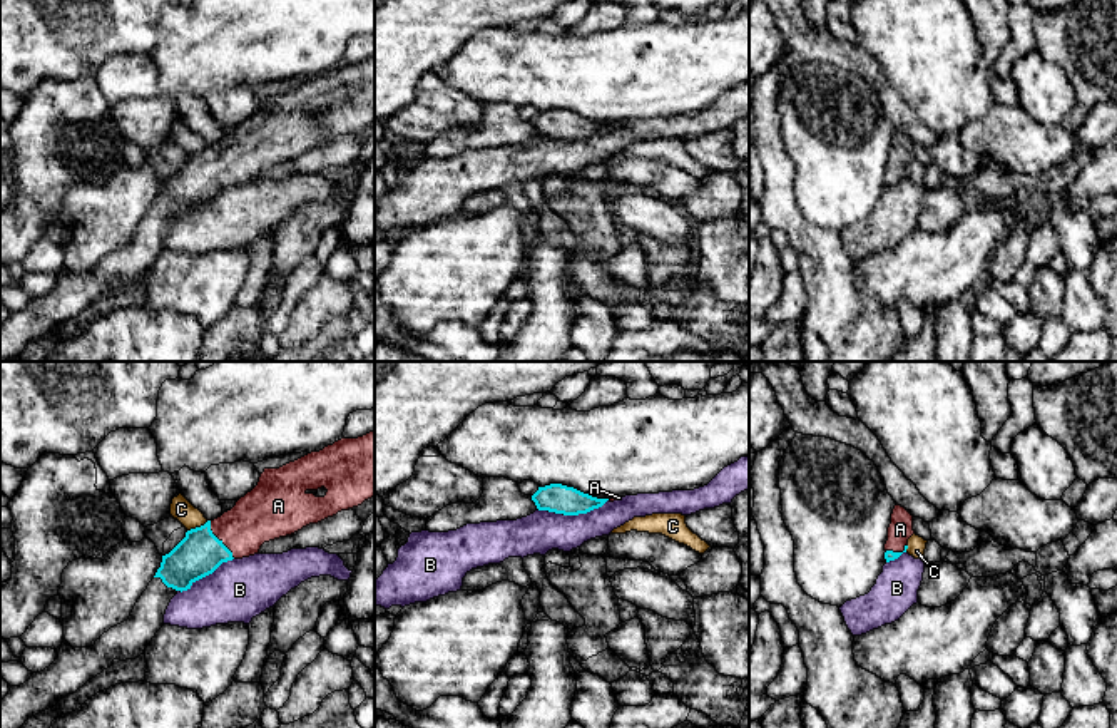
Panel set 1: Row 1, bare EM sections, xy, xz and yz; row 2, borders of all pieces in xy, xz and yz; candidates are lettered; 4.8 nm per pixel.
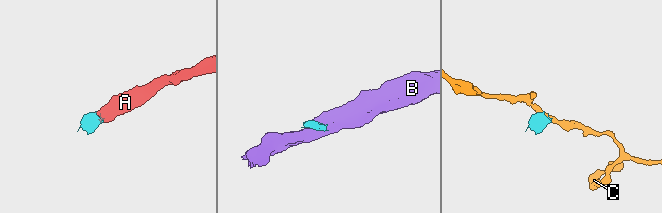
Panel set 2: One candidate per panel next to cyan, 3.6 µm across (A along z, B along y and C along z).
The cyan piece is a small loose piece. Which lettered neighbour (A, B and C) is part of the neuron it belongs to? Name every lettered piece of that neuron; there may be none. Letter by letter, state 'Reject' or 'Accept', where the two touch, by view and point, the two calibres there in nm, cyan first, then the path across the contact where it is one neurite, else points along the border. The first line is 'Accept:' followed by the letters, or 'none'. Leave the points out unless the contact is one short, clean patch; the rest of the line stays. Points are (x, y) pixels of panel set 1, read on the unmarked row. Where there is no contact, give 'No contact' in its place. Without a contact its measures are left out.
Accept: A
A: Accept. Touches cyan at xy (218, 164). Thickness 220 nm (cyan) against 260 nm. Path across: xy (199, 178), (218, 164), (239, 158), (263, 139)
B: Reject. Touches cyan at xz (572, 139). Thickness 140 nm (cyan) against 200 nm. Boundary: xz (607, 124), (601, 131), (577, 139), (555, 139), (537, 134)
C: Reject. Touches cyan at xy (198, 153). Thickness 220 nm (cyan) against 110 nm. Boundary: xy (208, 146), (188, 156)

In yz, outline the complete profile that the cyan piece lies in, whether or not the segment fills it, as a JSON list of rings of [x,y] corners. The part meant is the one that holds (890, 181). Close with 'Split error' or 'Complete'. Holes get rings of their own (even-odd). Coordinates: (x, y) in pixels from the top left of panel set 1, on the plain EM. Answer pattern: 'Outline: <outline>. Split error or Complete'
Outline: [[[895,131],[891,149],[888,152],[888,166],[885,169],[886,187],[898,184],[908,174],[908,164],[915,159],[913,141],[901,131]]]. Split error

